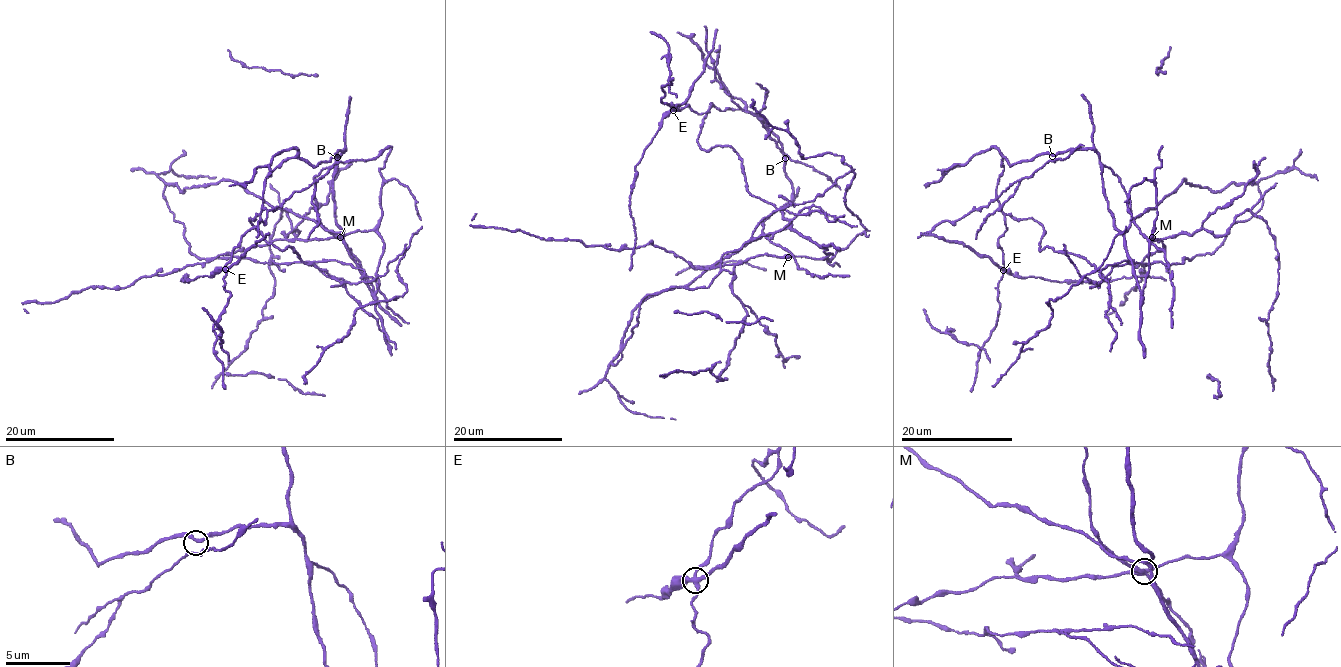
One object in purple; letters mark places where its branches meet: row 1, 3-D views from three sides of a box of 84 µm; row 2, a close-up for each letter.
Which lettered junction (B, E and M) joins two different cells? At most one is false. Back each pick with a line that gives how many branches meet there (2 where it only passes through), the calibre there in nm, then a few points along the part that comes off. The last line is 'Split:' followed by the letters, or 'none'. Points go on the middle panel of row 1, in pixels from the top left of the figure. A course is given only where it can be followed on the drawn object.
E: 4 | 320 nm | (673, 110), (662, 120), (661, 128), (635, 168), (636, 179), (629, 198), (629, 210), (636, 239), (629, 270)
Split: E

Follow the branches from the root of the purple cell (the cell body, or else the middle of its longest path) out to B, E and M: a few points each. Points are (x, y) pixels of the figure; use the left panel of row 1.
B: (347, 247), (343, 228), (336, 221), (333, 200), (336, 159), (344, 150), (340, 150), (337, 157)
E: (347, 247), (333, 200), (336, 159), (344, 150), (315, 165), (286, 157), (266, 178), (260, 220), (225, 269)
M: (347, 247), (364, 283), (374, 291), (378, 287), (377, 271), (384, 241), (373, 230), (352, 231), (340, 237)

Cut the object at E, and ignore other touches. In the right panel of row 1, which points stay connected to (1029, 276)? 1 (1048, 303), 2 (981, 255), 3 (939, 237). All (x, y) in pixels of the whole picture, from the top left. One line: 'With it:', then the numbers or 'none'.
With it: 2, 3

